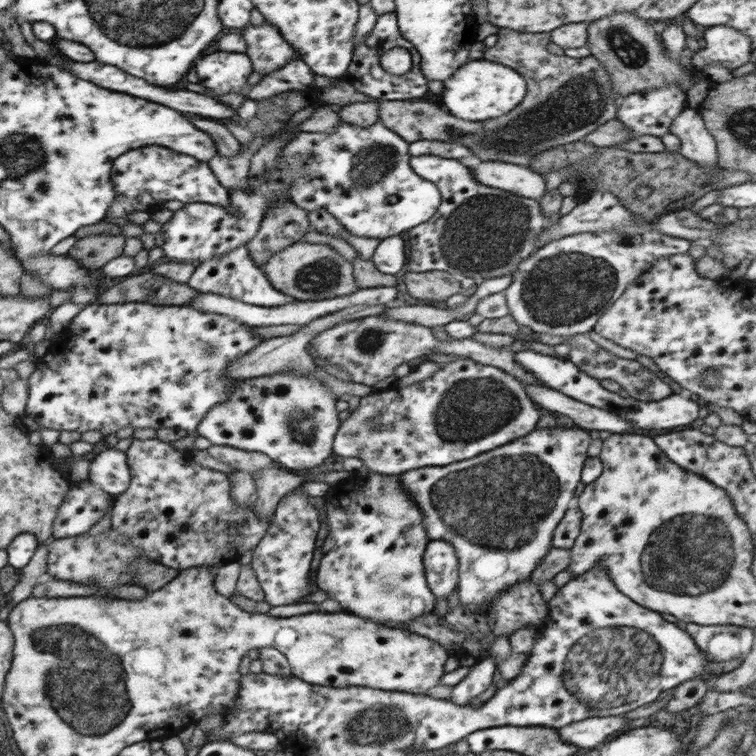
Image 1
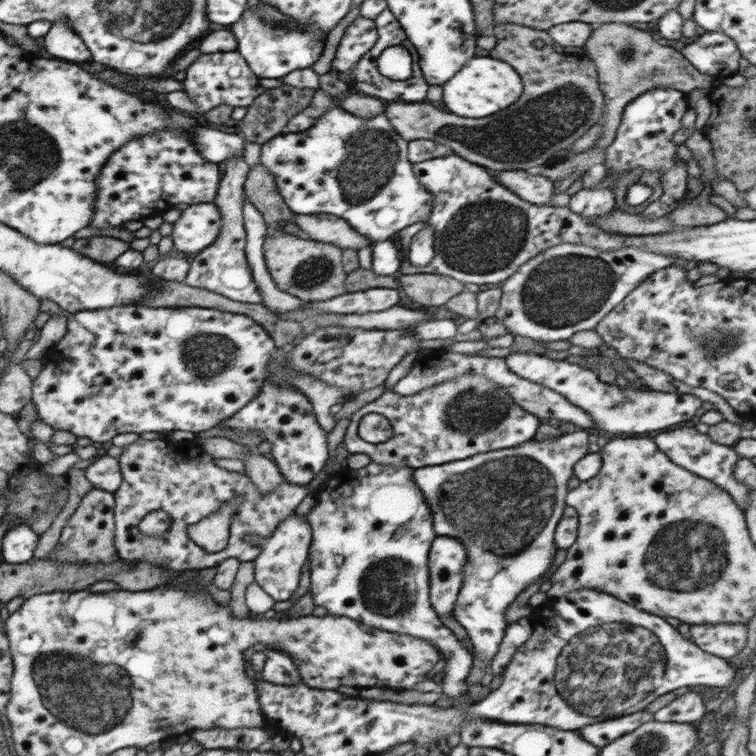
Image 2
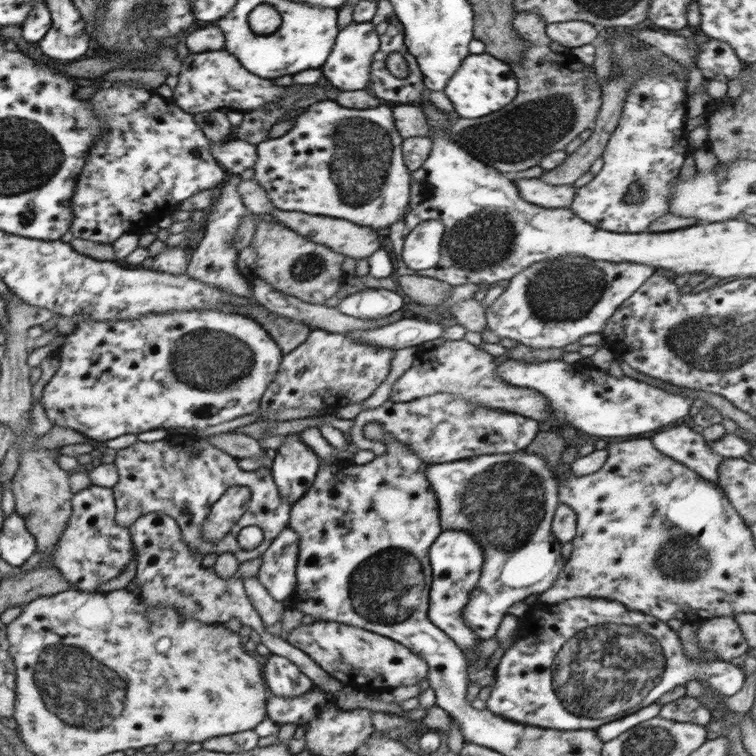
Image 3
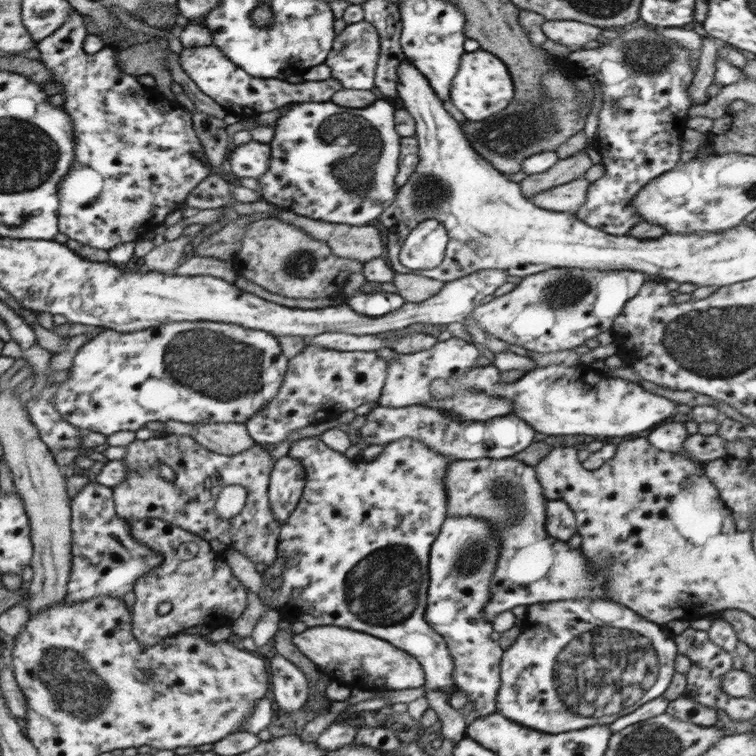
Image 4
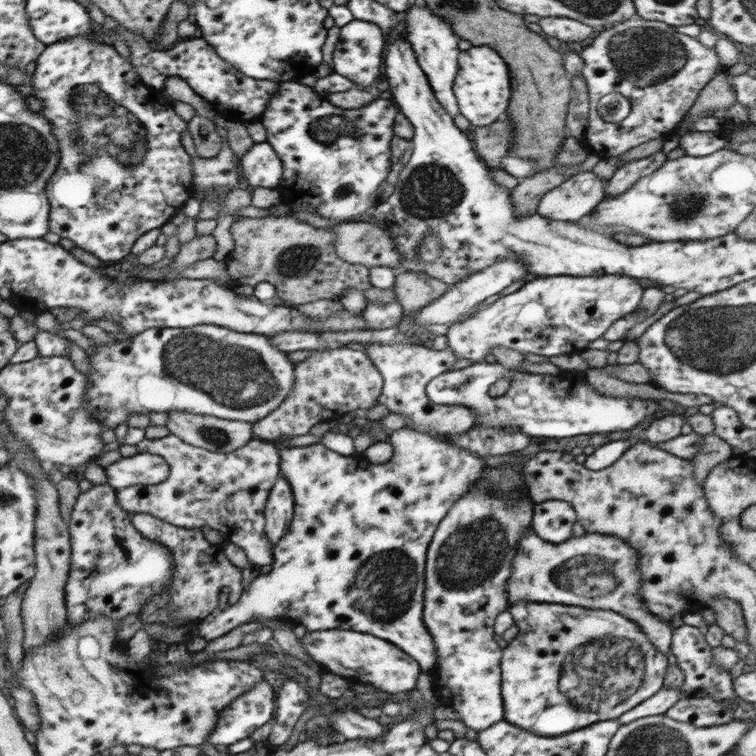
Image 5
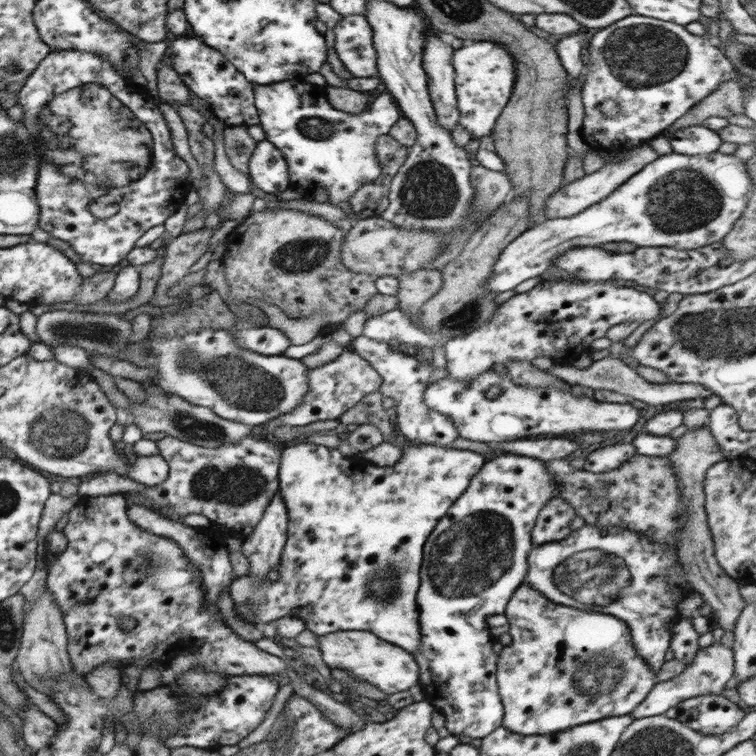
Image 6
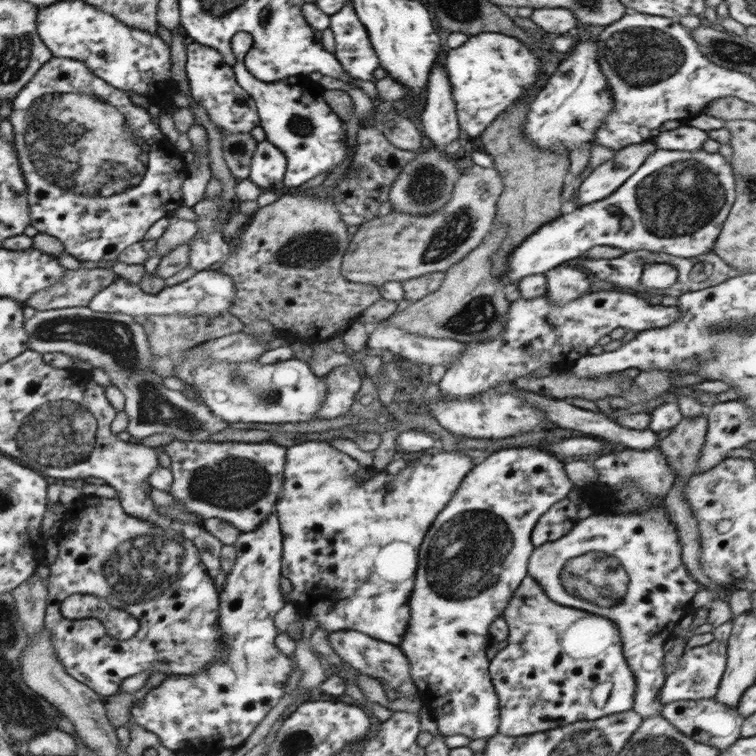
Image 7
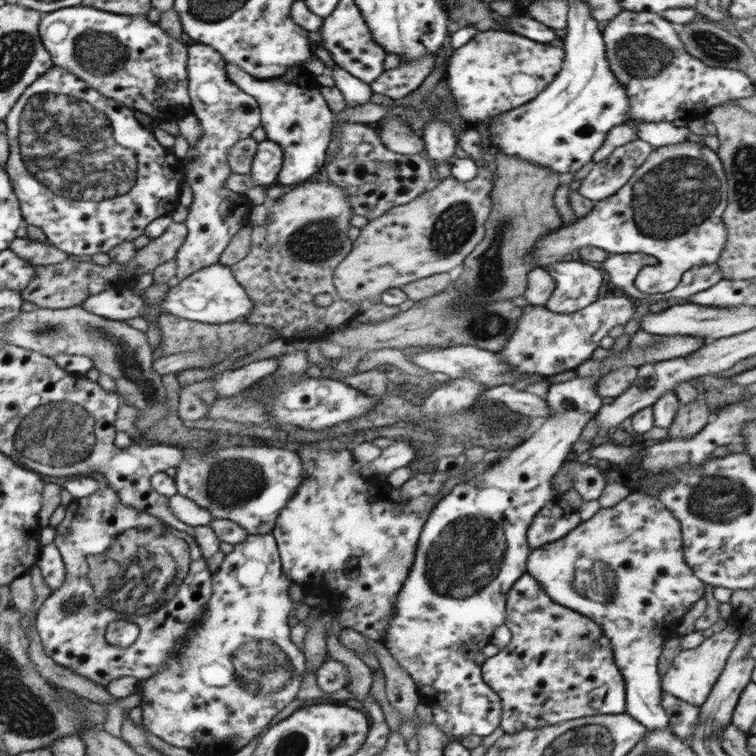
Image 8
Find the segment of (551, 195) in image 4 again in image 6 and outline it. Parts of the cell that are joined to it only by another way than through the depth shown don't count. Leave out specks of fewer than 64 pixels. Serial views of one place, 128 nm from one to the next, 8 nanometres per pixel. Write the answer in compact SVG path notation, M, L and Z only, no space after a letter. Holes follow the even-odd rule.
M642 145L640 148L634 148L632 156L626 158L624 161L616 164L605 164L593 174L585 175L583 178L570 183L564 183L554 195L548 198L547 206L544 207L544 216L550 219L552 217L568 217L580 214L583 210L590 208L593 204L600 202L600 200L612 194L626 180L635 176L644 166L651 164L658 158L659 156L654 149Z

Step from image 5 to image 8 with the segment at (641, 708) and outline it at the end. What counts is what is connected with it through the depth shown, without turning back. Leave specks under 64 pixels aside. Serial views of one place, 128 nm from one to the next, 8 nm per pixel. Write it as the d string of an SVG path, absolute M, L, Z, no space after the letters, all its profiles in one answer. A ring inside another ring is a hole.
M728 623L722 632L716 632L710 638L706 638L705 642L697 648L683 650L681 654L674 658L672 666L668 668L662 677L661 683L664 692L668 692L672 696L693 706L702 706L712 688L714 688L718 677L724 671L728 658L736 647L738 638L738 625L736 623Z

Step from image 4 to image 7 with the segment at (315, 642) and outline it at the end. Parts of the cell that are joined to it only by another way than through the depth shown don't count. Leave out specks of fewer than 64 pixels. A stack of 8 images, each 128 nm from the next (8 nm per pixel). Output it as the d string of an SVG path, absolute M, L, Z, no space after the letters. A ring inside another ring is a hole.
M352 630L331 632L329 637L330 646L342 660L349 663L352 668L356 668L360 674L378 679L381 684L386 684L390 690L398 688L402 682L411 678L410 663L398 645L374 640L370 636L364 635L363 632Z

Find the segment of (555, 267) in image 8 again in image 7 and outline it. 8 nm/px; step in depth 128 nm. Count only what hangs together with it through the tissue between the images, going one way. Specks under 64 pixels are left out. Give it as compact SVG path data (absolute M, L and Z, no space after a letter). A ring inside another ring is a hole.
M562 265L545 272L548 282L548 301L554 305L564 305L572 299L590 292L593 288L590 285L589 276L581 270Z

